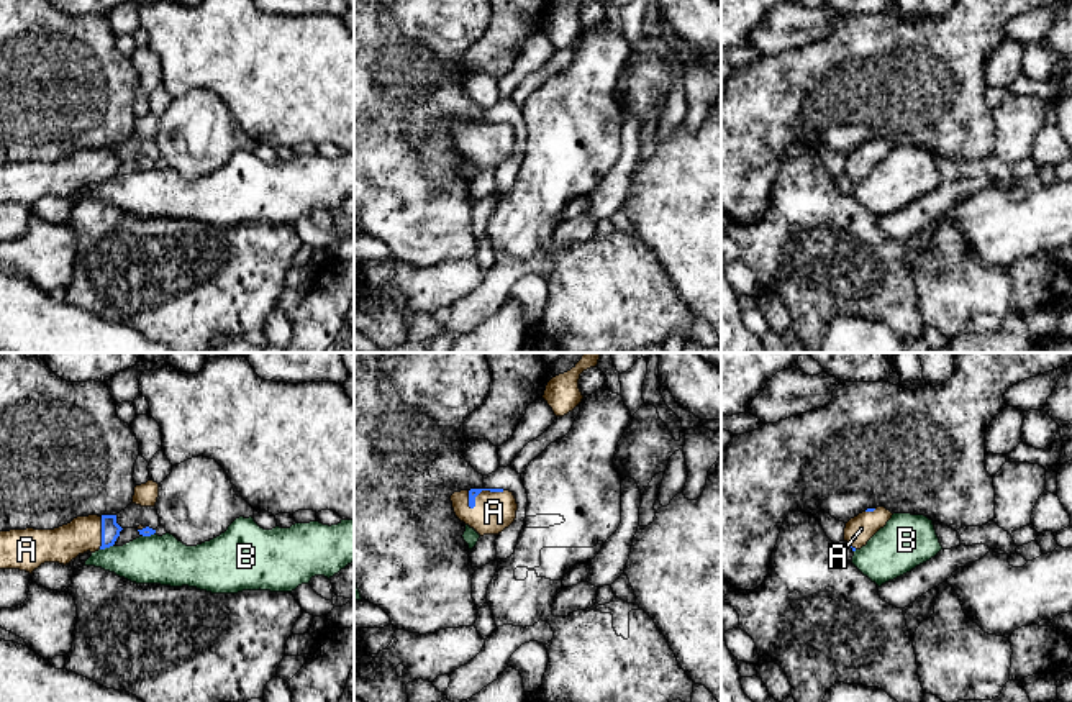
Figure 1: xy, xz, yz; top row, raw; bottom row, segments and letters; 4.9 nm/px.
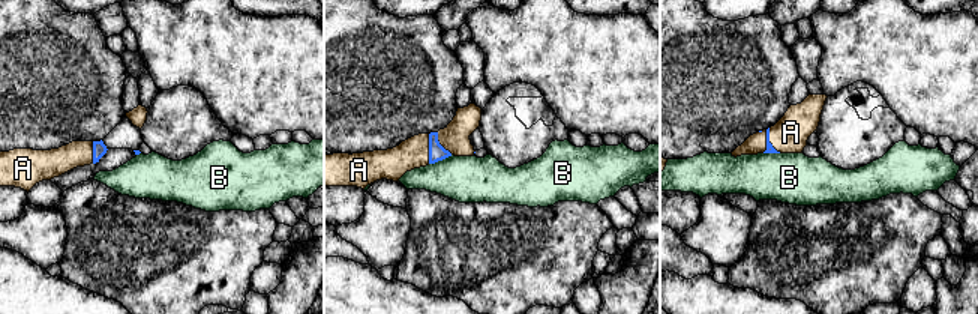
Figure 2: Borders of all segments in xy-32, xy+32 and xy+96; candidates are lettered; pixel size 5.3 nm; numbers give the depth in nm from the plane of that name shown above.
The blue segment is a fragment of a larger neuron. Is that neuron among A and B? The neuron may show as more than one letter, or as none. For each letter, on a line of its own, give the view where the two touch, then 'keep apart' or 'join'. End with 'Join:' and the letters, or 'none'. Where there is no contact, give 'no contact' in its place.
A: xz | join
B: xy | keep apart
Join: A

